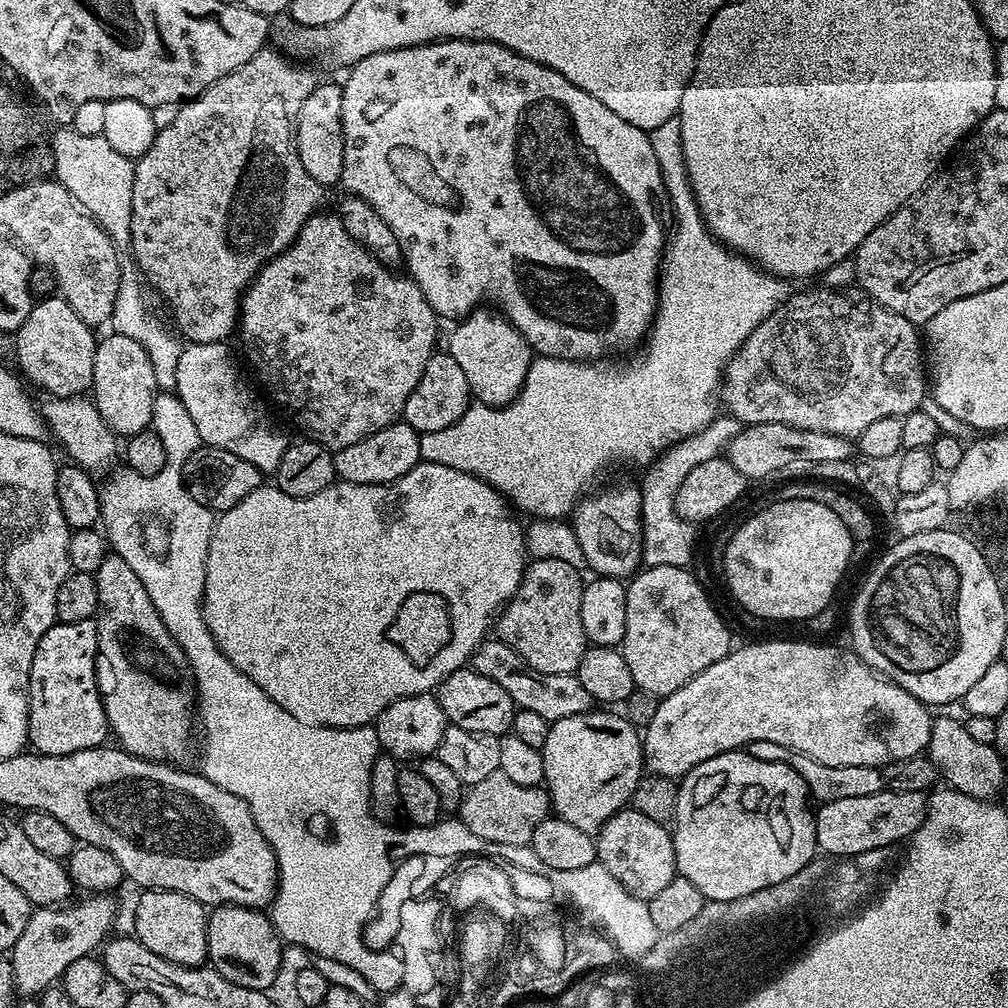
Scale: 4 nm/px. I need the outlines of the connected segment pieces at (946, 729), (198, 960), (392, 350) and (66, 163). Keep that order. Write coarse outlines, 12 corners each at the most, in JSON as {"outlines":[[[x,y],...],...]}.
{"outlines":[[[952,716],[933,719],[926,755],[947,787],[987,801],[1003,755]],[[144,890],[136,939],[187,968],[208,959],[205,905]],[[321,210],[238,337],[330,449],[404,415],[437,351],[407,275]],[[60,128],[55,179],[118,246],[132,235],[133,159]]]}

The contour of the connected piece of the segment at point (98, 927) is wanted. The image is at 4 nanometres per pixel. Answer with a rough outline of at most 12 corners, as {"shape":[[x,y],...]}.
{"shape":[[108,894],[40,906],[10,950],[17,993],[39,997],[109,939]]}

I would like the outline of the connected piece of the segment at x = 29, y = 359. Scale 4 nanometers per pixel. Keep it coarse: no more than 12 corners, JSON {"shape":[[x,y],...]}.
{"shape":[[53,294],[14,334],[19,371],[49,397],[92,387],[98,336]]}

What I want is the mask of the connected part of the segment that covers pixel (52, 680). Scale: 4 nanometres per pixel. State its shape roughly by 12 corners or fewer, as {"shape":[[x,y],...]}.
{"shape":[[95,619],[57,622],[30,666],[28,744],[101,747]]}

